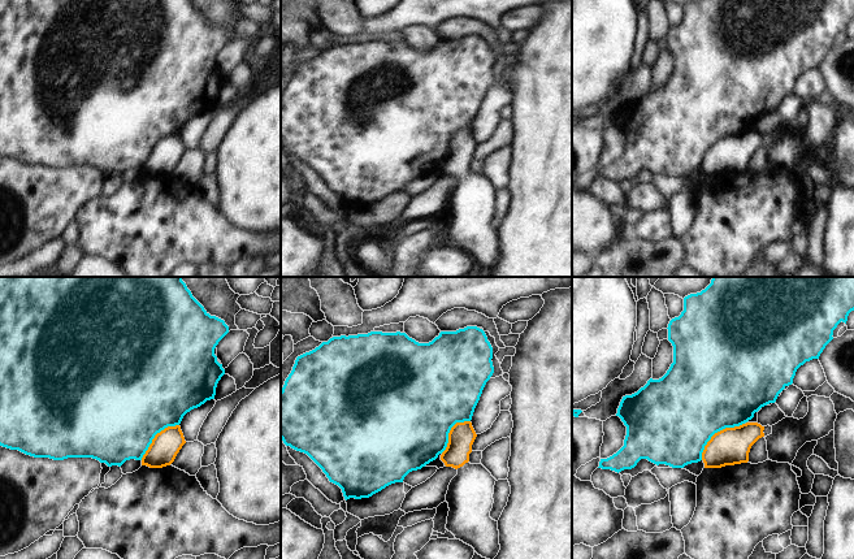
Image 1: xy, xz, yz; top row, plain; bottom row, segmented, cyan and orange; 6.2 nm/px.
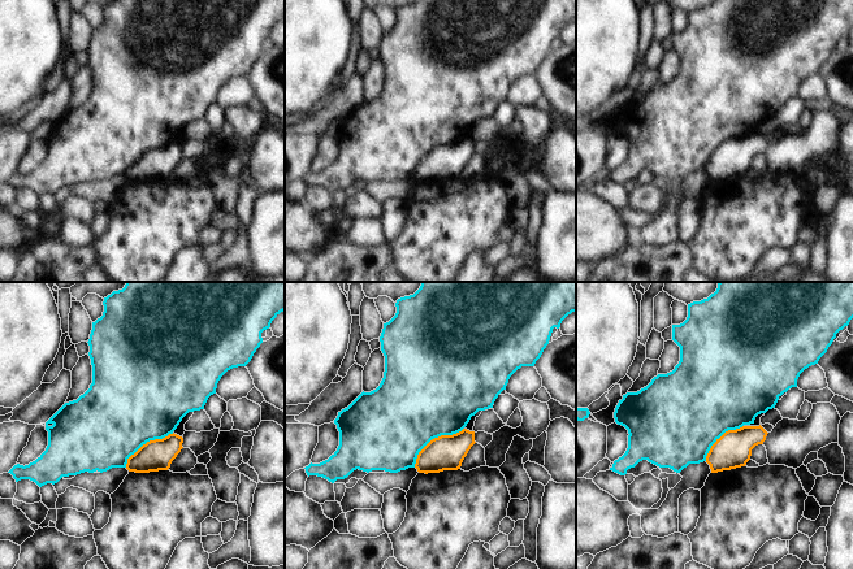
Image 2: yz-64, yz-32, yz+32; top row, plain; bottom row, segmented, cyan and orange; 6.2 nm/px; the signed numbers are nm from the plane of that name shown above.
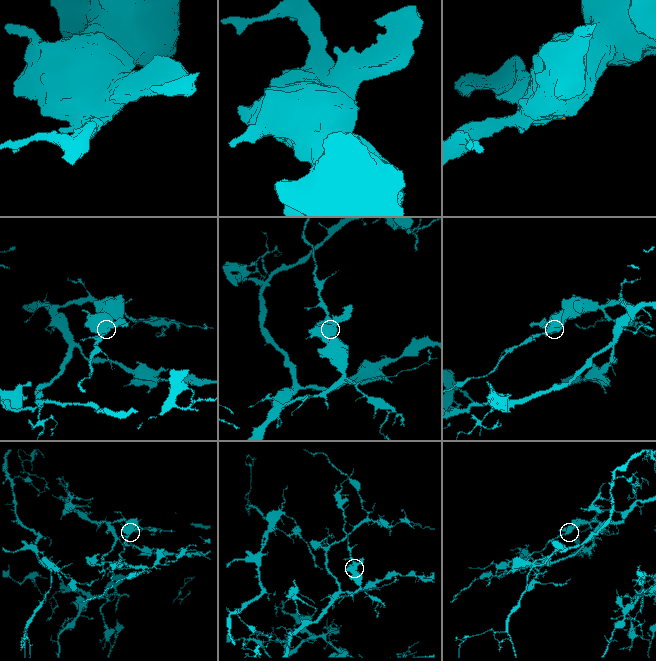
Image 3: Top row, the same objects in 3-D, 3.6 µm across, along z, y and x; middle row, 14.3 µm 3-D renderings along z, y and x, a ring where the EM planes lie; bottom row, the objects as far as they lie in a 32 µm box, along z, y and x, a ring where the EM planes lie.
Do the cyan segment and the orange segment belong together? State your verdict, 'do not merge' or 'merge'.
do not merge

